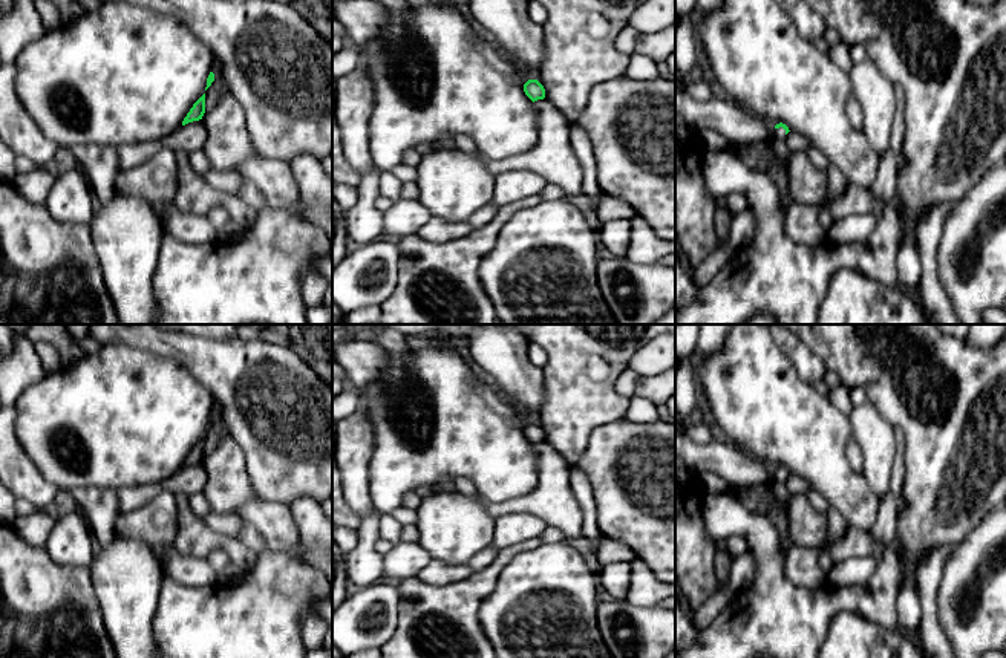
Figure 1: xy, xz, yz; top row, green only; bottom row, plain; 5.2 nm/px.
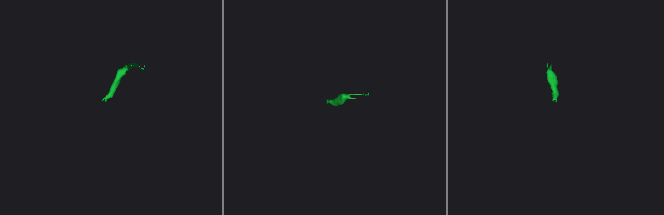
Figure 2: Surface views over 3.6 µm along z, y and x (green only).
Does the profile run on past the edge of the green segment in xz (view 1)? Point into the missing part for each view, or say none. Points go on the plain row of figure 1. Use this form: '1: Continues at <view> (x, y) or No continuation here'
1: No continuation here

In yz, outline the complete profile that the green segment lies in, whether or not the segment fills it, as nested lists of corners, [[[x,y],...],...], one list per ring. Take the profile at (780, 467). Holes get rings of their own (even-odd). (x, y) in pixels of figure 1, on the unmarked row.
[[[782,465],[776,467],[775,471],[776,471],[775,502],[767,517],[775,525],[779,534],[781,546],[787,554],[795,546],[787,531],[787,516],[786,516],[787,502],[792,496],[786,485],[786,479],[790,473]]]

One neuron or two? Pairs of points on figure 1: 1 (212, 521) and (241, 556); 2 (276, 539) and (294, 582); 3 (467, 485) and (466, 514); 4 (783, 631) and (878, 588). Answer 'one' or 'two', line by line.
1: two
2: two
3: two
4: one

